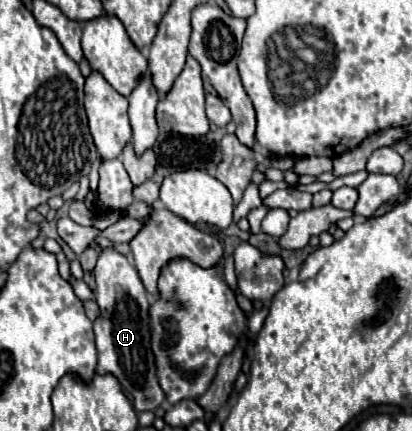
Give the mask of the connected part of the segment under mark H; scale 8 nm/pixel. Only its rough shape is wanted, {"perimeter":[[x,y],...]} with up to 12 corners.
{"perimeter":[[101,248],[93,276],[97,372],[137,412],[165,394],[149,344],[149,300],[129,258]]}

